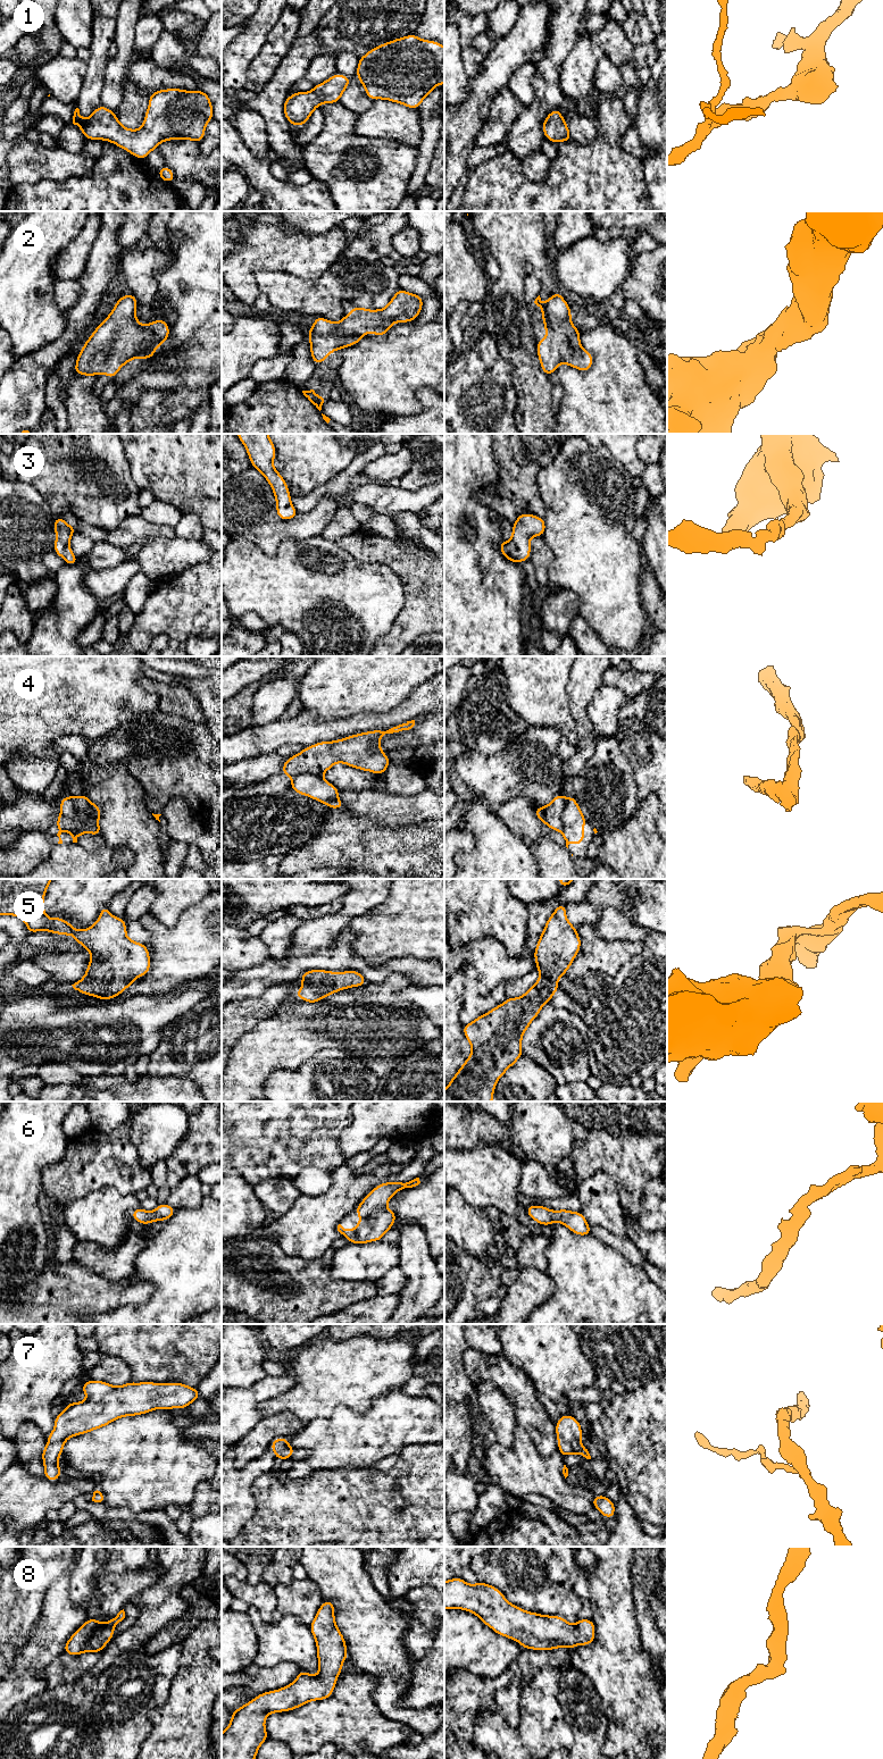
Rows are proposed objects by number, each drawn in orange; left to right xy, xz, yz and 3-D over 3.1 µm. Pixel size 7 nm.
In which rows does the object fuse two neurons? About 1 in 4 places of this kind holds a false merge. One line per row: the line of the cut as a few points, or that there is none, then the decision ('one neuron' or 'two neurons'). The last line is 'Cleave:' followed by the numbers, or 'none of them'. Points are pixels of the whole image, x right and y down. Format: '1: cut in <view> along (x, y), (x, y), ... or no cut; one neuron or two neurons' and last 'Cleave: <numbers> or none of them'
1: no cut; one neuron
2: no cut; one neuron
3: no cut; one neuron
4: cut in yz along (567, 798), (561, 815), (560, 830); two neurons
5: no cut; one neuron
6: no cut; one neuron
7: no cut; one neuron
8: no cut; one neuron
Cleave: 4

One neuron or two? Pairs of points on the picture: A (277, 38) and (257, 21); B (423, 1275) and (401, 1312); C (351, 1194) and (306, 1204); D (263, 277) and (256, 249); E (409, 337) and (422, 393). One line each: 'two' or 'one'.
A: two
B: one
C: one
D: two
E: two

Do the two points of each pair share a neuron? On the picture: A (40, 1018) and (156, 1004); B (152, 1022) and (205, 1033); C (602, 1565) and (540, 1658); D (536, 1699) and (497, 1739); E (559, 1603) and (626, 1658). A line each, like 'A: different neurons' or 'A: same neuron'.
A: same neuron
B: different neurons
C: different neurons
D: same neuron
E: different neurons

